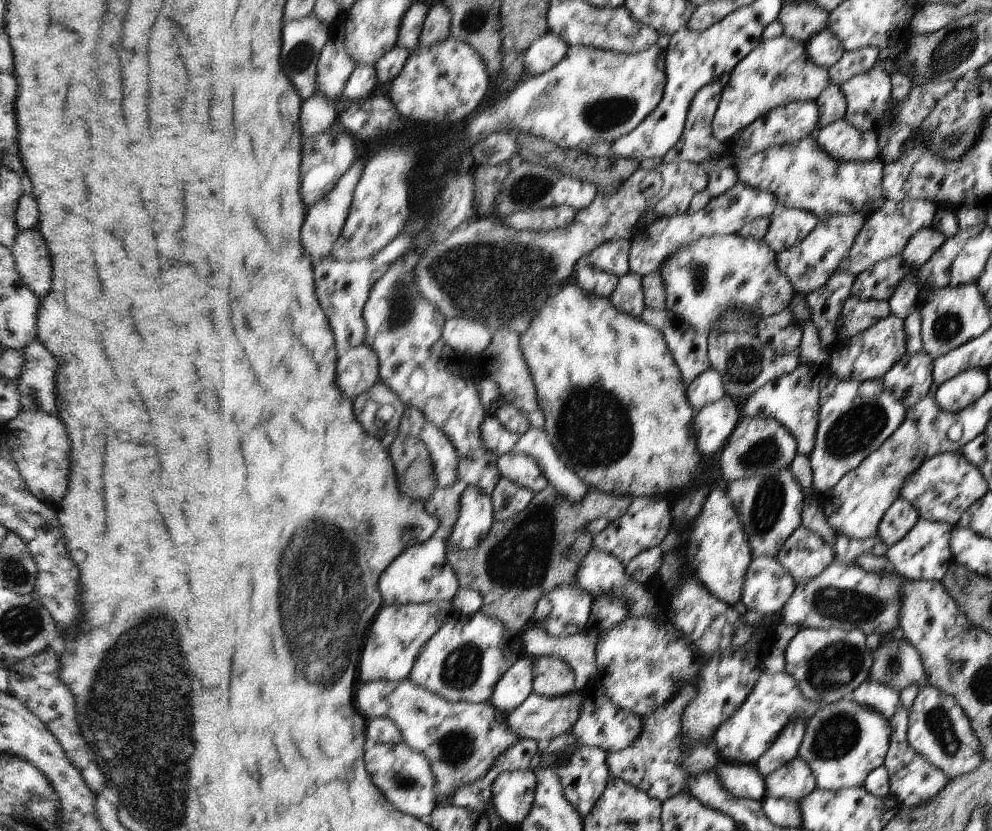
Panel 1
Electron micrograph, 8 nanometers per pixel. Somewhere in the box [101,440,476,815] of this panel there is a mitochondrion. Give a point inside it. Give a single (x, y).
(316, 631)

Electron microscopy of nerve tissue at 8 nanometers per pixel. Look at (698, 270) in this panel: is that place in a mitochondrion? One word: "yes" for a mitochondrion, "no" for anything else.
yes

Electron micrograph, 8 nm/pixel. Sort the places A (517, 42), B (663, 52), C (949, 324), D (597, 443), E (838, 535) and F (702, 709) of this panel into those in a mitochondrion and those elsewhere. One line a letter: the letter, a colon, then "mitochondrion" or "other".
A: mitochondrion
B: other
C: mitochondrion
D: mitochondrion
E: other
F: mitochondrion

